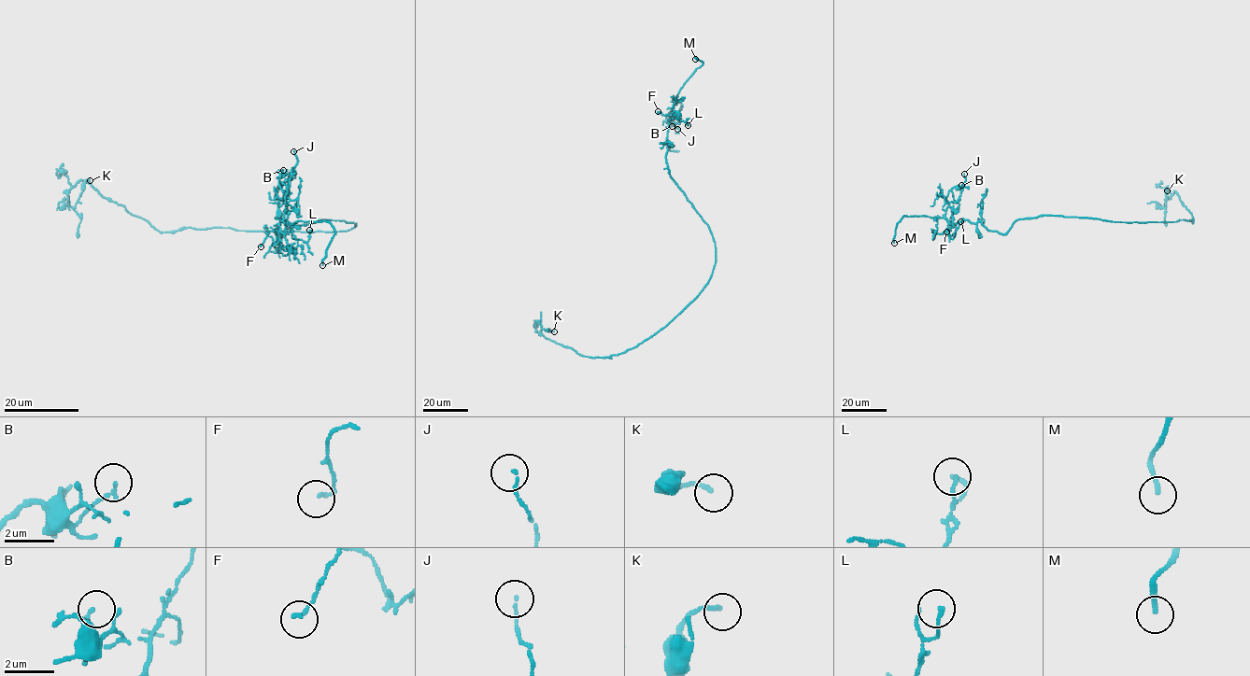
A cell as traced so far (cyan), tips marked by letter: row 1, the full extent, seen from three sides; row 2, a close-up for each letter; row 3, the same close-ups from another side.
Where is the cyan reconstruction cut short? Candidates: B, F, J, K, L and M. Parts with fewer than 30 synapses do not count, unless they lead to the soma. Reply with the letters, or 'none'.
M

